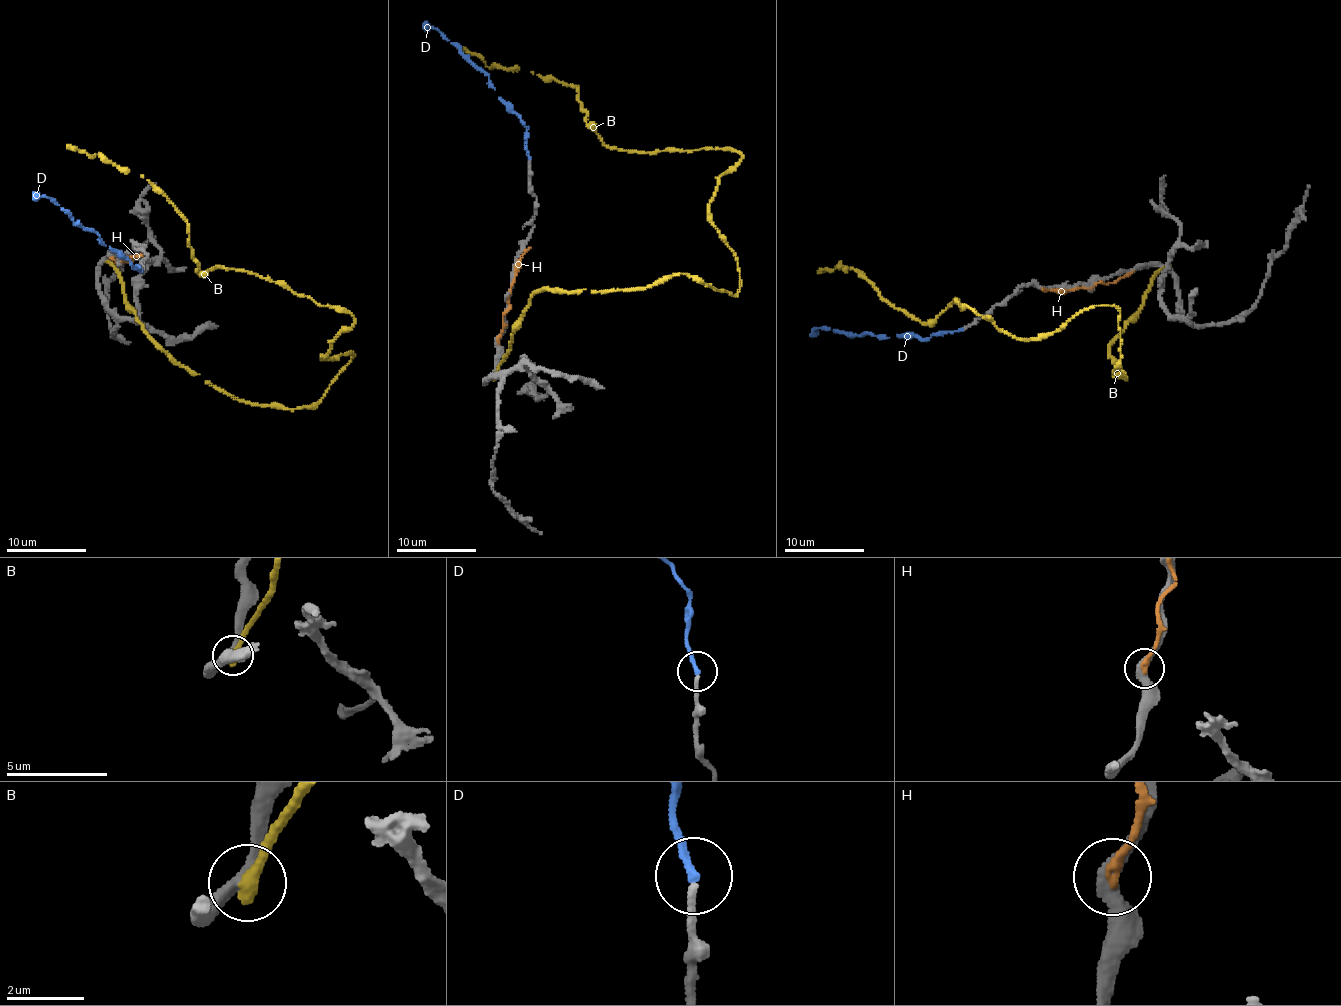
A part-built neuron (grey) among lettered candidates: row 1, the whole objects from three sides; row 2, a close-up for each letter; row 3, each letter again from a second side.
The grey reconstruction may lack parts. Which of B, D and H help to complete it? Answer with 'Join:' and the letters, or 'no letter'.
Join: D

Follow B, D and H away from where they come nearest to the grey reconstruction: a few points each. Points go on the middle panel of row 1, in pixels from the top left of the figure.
B: (493, 376), (534, 294), (681, 273), (739, 291), (709, 200), (741, 155), (610, 149), (578, 88), (457, 46)
D: (530, 158), (520, 115), (498, 97), (488, 75), (435, 28), (423, 25)
H: (497, 341), (515, 266), (531, 247)

